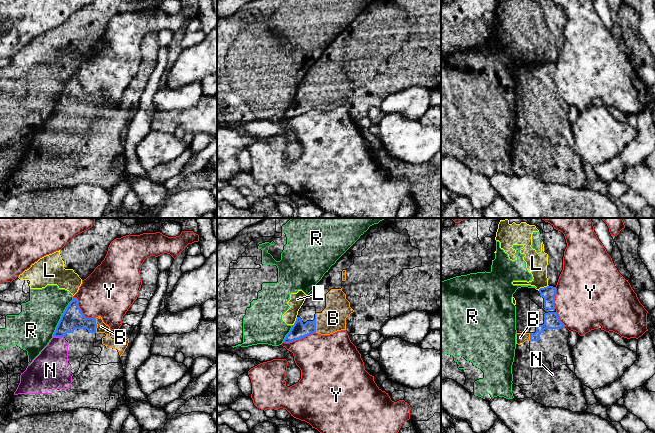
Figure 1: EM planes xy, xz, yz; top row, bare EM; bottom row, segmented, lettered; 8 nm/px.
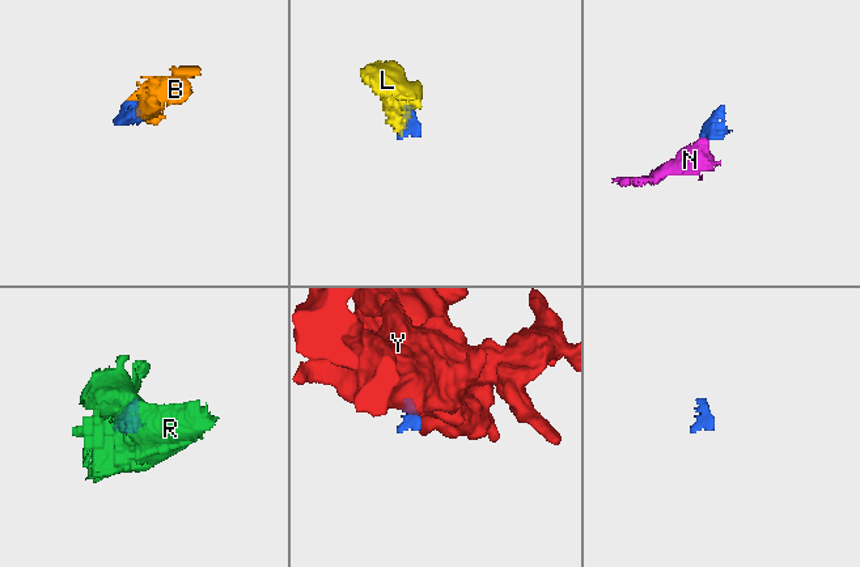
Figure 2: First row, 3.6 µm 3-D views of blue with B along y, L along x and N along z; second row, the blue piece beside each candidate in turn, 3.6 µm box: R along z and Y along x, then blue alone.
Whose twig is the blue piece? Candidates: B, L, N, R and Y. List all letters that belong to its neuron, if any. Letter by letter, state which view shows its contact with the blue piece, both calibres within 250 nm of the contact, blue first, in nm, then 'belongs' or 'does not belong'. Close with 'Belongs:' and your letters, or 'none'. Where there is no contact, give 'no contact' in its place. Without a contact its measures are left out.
B: meets blue in xz; 130 nm thick on the blue side, 200 nm on the other; belongs
L: meets blue in yz; 110 nm thick on the blue side, 180 nm on the other; does not belong
N: meets blue in xy; 170 nm thick on the blue side, 280 nm on the other; belongs
R: meets blue in xy; 170 nm thick on the blue side, 320 nm on the other; does not belong
Y: meets blue in xz; 130 nm thick on the blue side, 400 nm on the other; does not belong
Belongs: B, N

